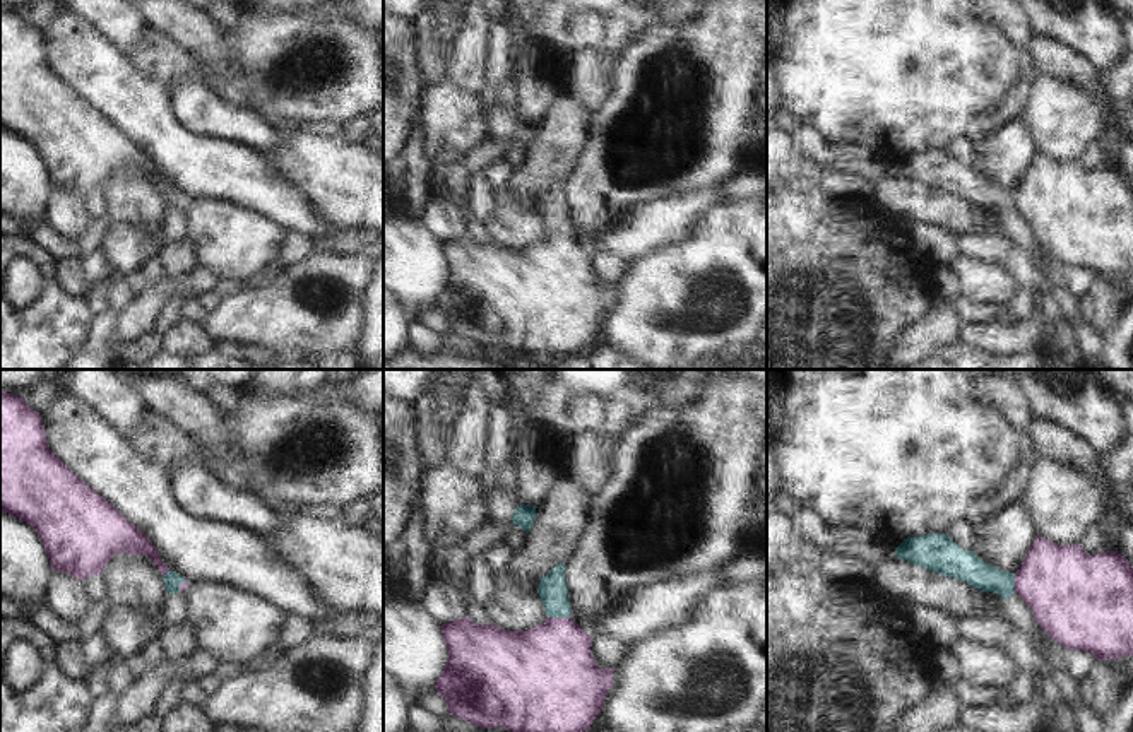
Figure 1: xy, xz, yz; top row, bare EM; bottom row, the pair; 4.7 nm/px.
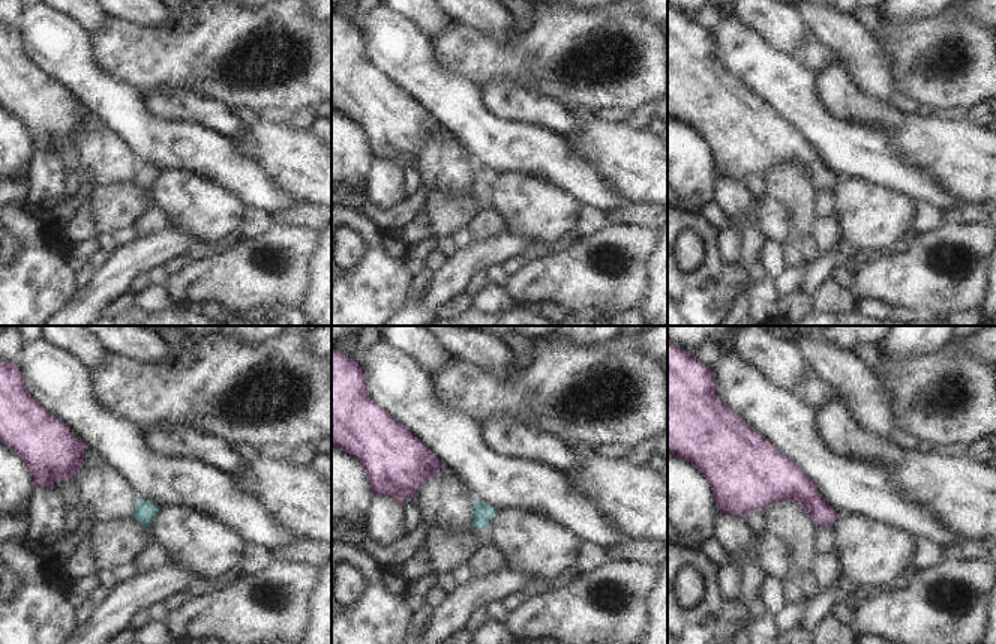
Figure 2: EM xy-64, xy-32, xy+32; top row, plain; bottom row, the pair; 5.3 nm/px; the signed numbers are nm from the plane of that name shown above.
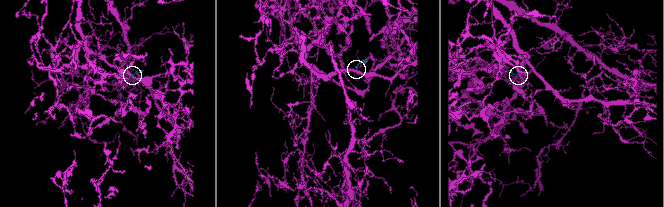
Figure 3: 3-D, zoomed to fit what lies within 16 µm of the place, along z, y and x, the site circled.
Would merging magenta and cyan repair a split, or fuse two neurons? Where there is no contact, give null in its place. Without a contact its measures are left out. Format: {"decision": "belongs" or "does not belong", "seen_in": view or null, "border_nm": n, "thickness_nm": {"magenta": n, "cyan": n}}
{"decision": "belongs", "seen_in": "xz", "border_nm": 100, "thickness_nm": {"magenta": 420, "cyan": 140}}

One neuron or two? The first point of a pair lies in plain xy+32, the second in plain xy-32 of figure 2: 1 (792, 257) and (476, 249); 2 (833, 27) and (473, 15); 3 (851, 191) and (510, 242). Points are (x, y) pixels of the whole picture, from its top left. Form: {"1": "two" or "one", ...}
{"1": "two", "2": "one", "3": "two"}

